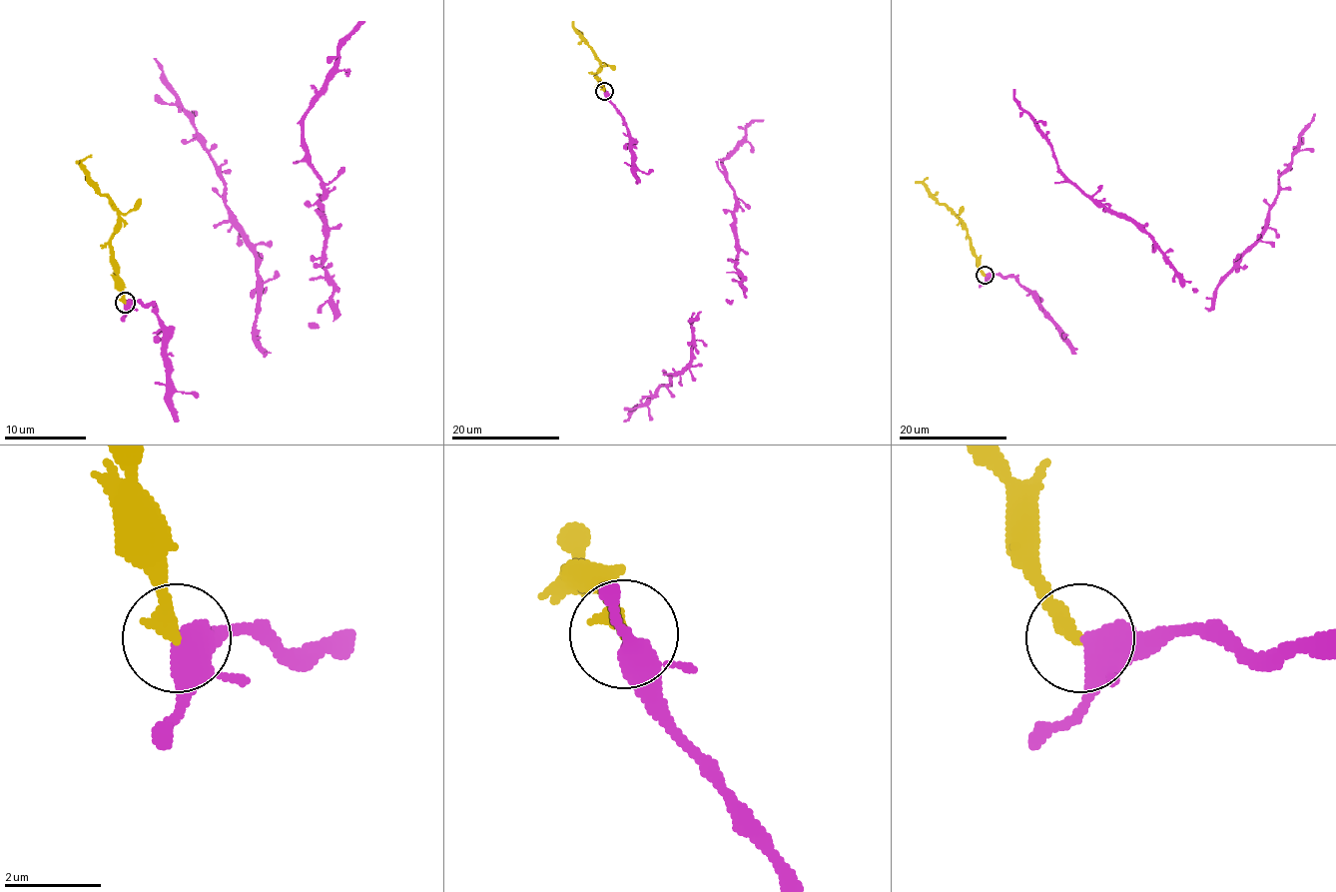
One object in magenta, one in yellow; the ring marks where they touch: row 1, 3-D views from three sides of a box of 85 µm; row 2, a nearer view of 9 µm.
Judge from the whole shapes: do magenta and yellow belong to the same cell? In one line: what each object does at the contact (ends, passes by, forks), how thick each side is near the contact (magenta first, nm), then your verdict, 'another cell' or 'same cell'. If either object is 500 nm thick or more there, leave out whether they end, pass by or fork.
magenta forks | yellow ends | 340/360 nm | same cell

